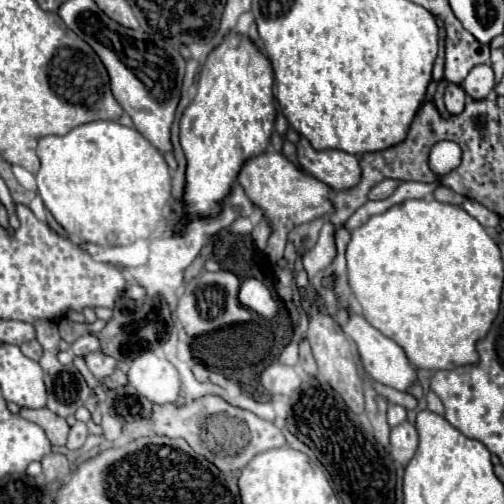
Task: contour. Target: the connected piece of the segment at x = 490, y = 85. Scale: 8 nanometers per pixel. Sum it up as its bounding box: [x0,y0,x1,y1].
[462,65,494,99]

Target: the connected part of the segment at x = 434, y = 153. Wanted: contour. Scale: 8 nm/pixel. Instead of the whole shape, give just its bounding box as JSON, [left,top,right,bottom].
[428,141,462,177]

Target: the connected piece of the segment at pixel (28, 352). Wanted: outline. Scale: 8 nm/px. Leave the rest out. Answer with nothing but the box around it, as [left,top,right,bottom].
[20,339,44,361]

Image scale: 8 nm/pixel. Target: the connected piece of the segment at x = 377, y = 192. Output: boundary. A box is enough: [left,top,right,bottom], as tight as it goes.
[368,179,400,201]

